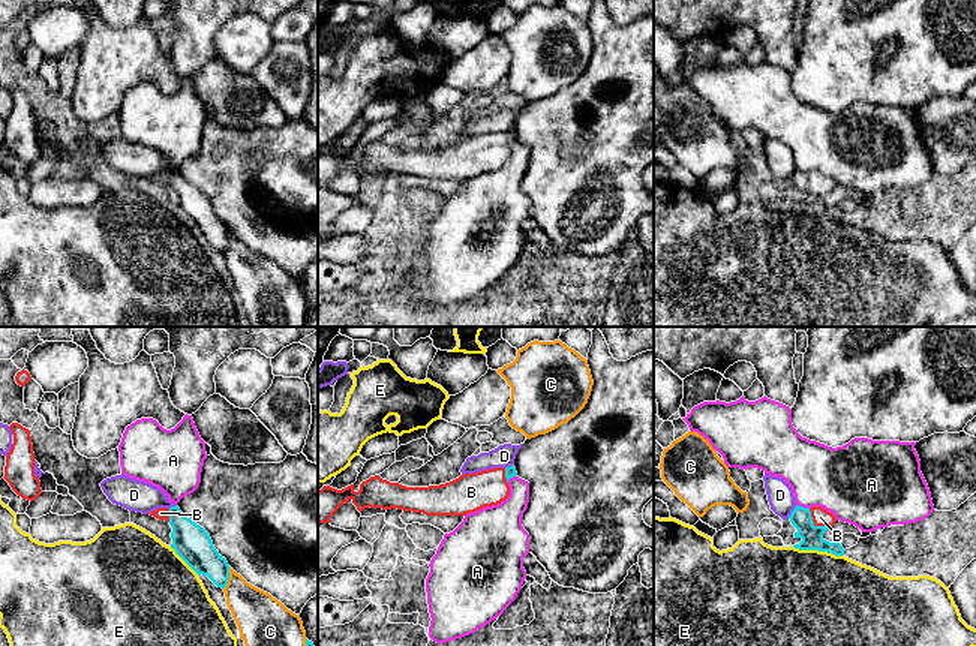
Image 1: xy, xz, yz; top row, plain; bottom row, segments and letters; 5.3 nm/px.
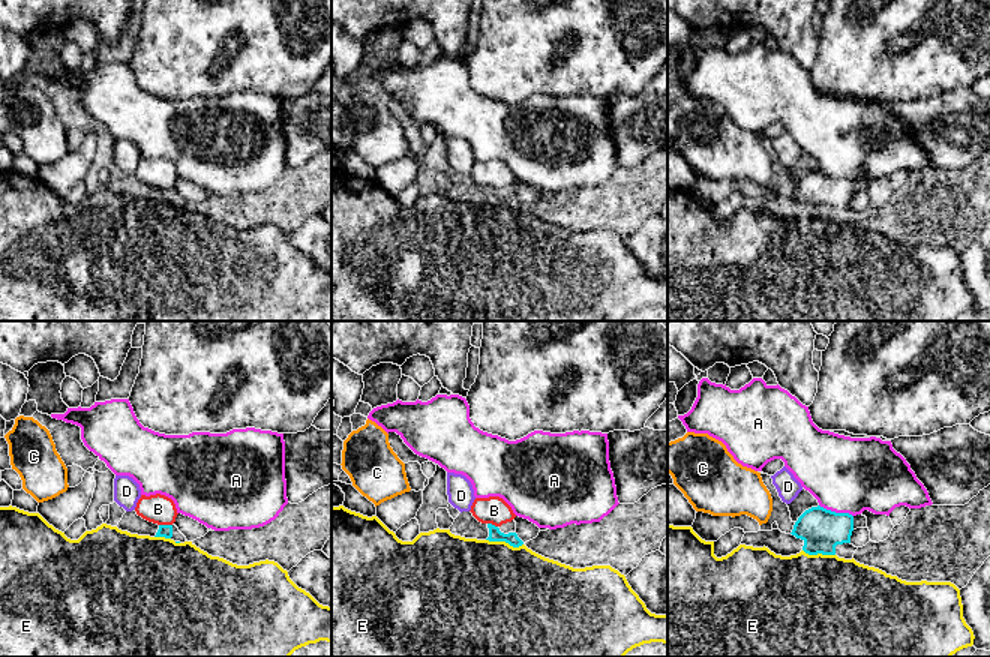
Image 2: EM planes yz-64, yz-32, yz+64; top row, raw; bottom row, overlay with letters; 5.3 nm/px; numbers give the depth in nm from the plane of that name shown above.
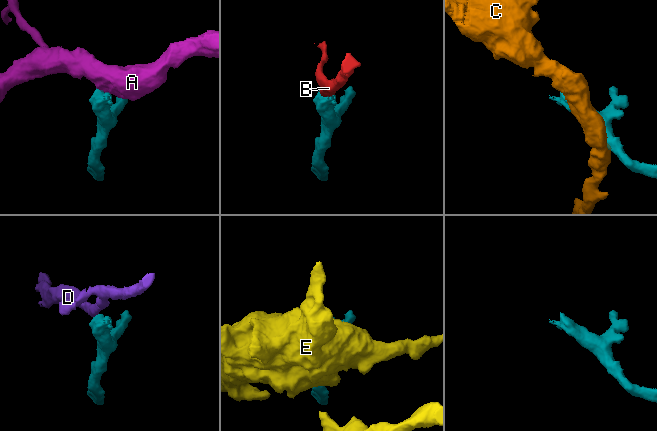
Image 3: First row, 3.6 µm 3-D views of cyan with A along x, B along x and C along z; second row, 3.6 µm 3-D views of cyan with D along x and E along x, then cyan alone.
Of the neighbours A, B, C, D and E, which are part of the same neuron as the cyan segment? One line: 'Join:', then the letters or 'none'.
Join: B

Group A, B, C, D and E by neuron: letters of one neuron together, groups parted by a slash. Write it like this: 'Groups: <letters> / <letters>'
Groups: A / B / C / D / E

